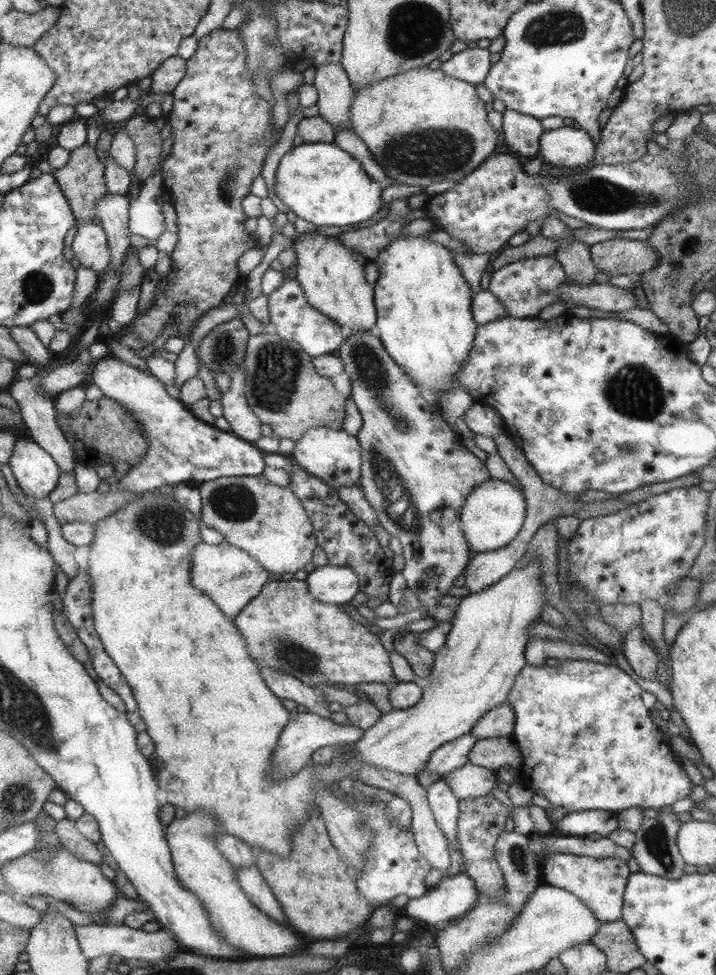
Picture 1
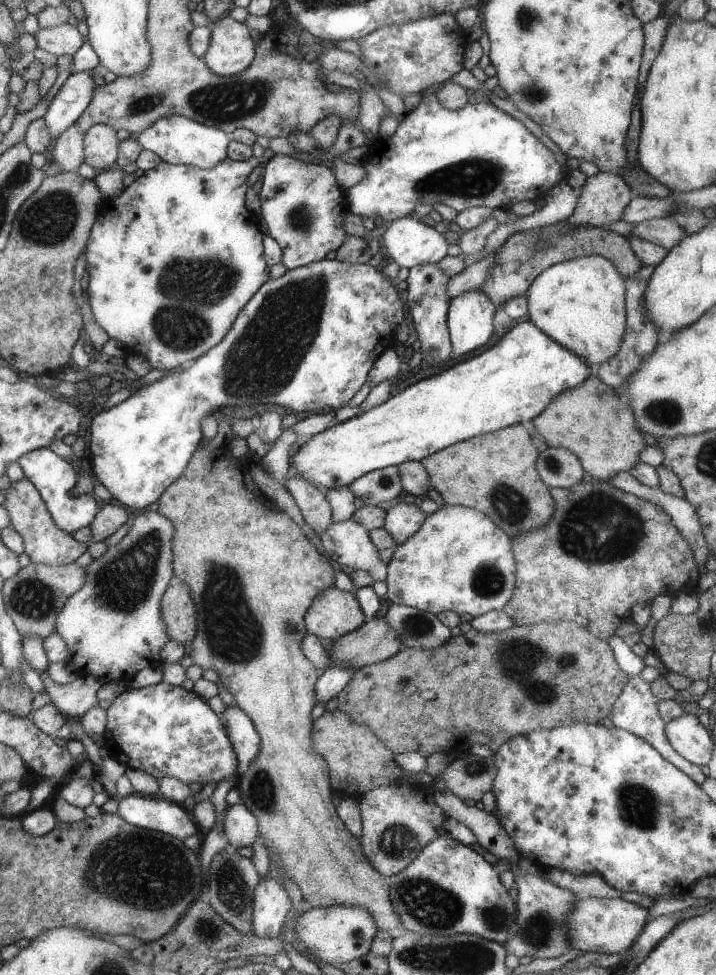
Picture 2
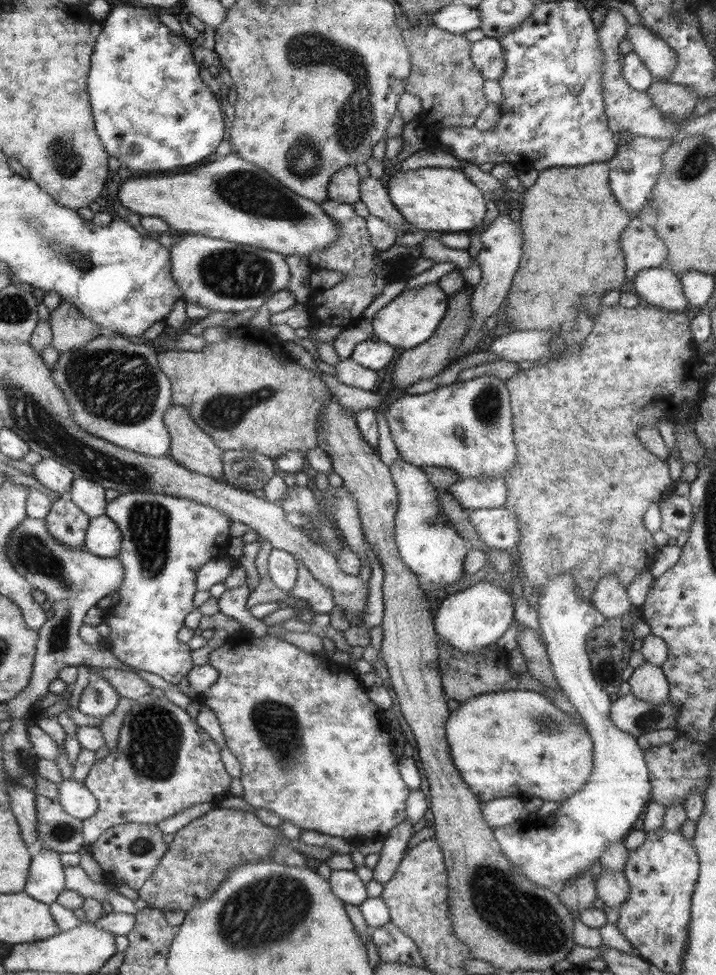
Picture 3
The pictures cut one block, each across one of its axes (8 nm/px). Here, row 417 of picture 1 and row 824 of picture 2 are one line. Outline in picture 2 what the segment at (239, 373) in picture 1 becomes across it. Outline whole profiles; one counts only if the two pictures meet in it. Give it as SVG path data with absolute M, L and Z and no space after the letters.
M243 804L227 806L221 822L223 822L223 832L229 840L229 848L253 844L253 838L257 836L257 820Z

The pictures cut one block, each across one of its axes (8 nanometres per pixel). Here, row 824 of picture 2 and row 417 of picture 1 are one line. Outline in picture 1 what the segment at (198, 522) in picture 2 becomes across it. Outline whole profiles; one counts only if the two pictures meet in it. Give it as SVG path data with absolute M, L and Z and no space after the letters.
M263 332L249 336L247 352L243 360L245 374L245 400L253 414L267 424L275 436L289 438L293 442L311 428L341 430L345 420L347 396L339 394L329 378L323 378L295 340L283 340L275 332Z

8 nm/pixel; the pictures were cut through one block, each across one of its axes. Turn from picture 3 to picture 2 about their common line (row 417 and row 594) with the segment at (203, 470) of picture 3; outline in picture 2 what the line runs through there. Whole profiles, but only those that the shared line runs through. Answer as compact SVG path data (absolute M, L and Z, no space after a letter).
M173 582L163 600L161 600L161 616L167 628L167 636L171 642L189 644L197 634L197 610L191 598L191 592L185 584Z

